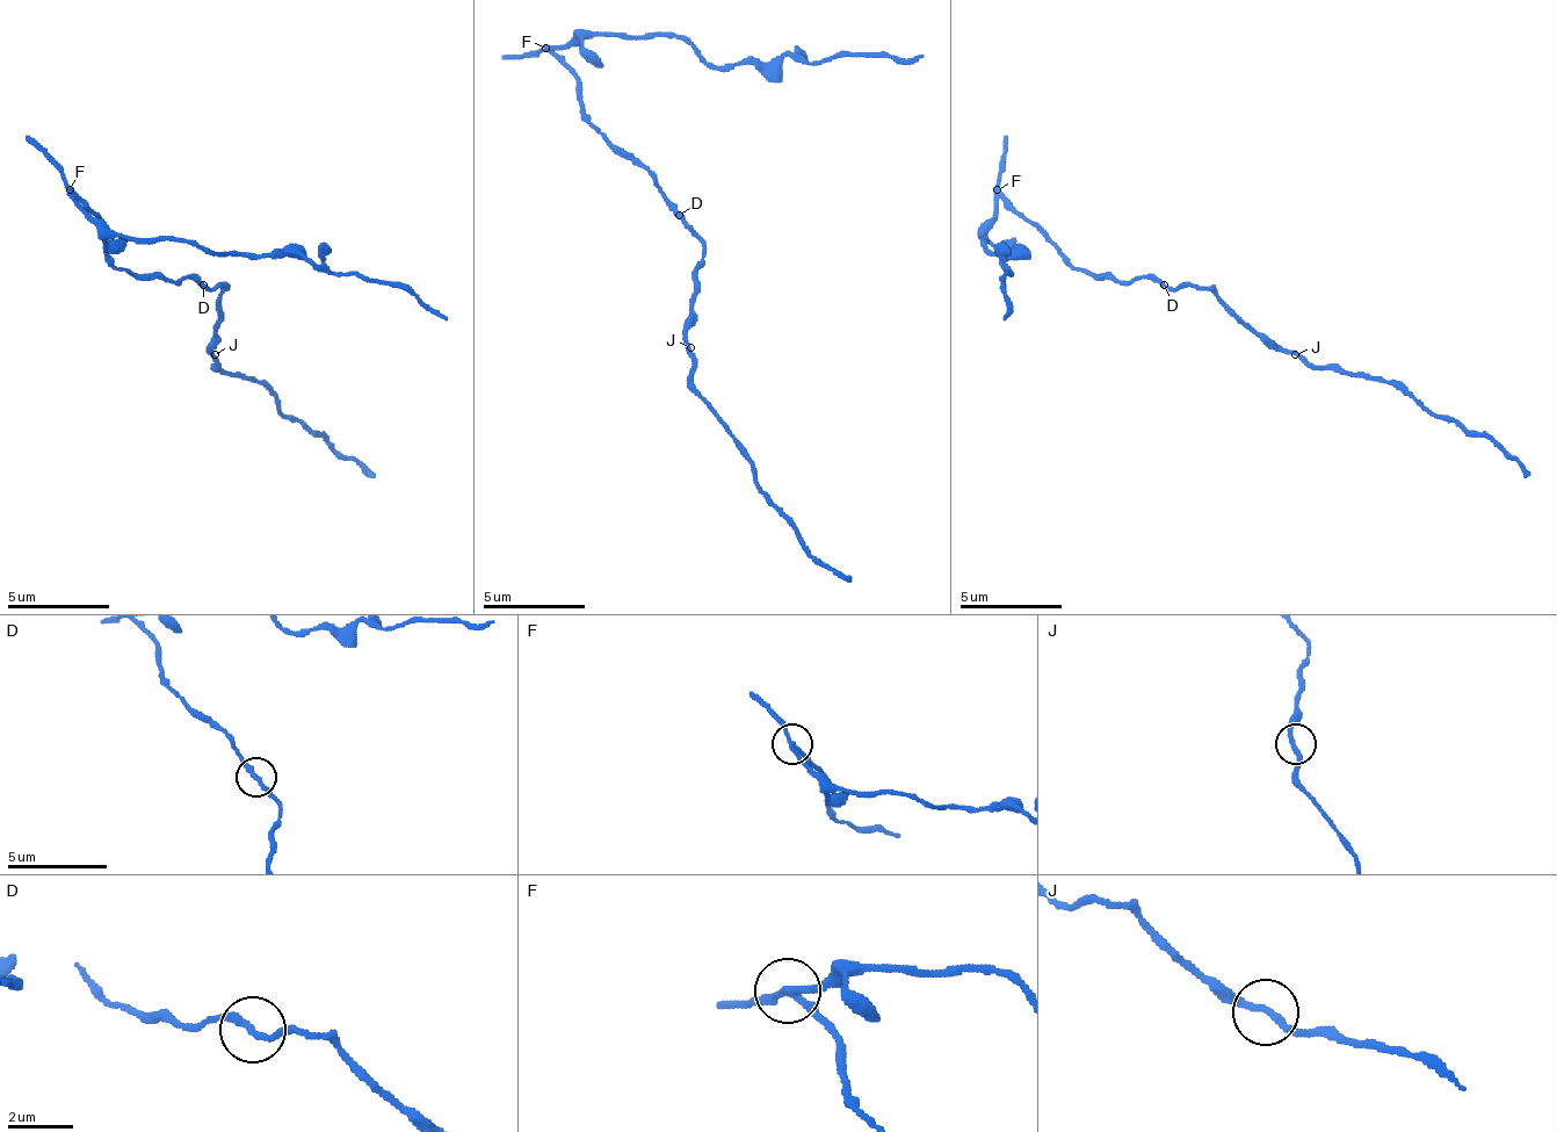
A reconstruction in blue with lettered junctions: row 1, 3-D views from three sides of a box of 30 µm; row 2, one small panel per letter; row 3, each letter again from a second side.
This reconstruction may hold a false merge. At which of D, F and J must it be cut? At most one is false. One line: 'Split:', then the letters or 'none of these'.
Split: F

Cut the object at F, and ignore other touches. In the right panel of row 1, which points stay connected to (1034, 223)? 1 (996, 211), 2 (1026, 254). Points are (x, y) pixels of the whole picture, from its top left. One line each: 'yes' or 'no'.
1: no
2: no

